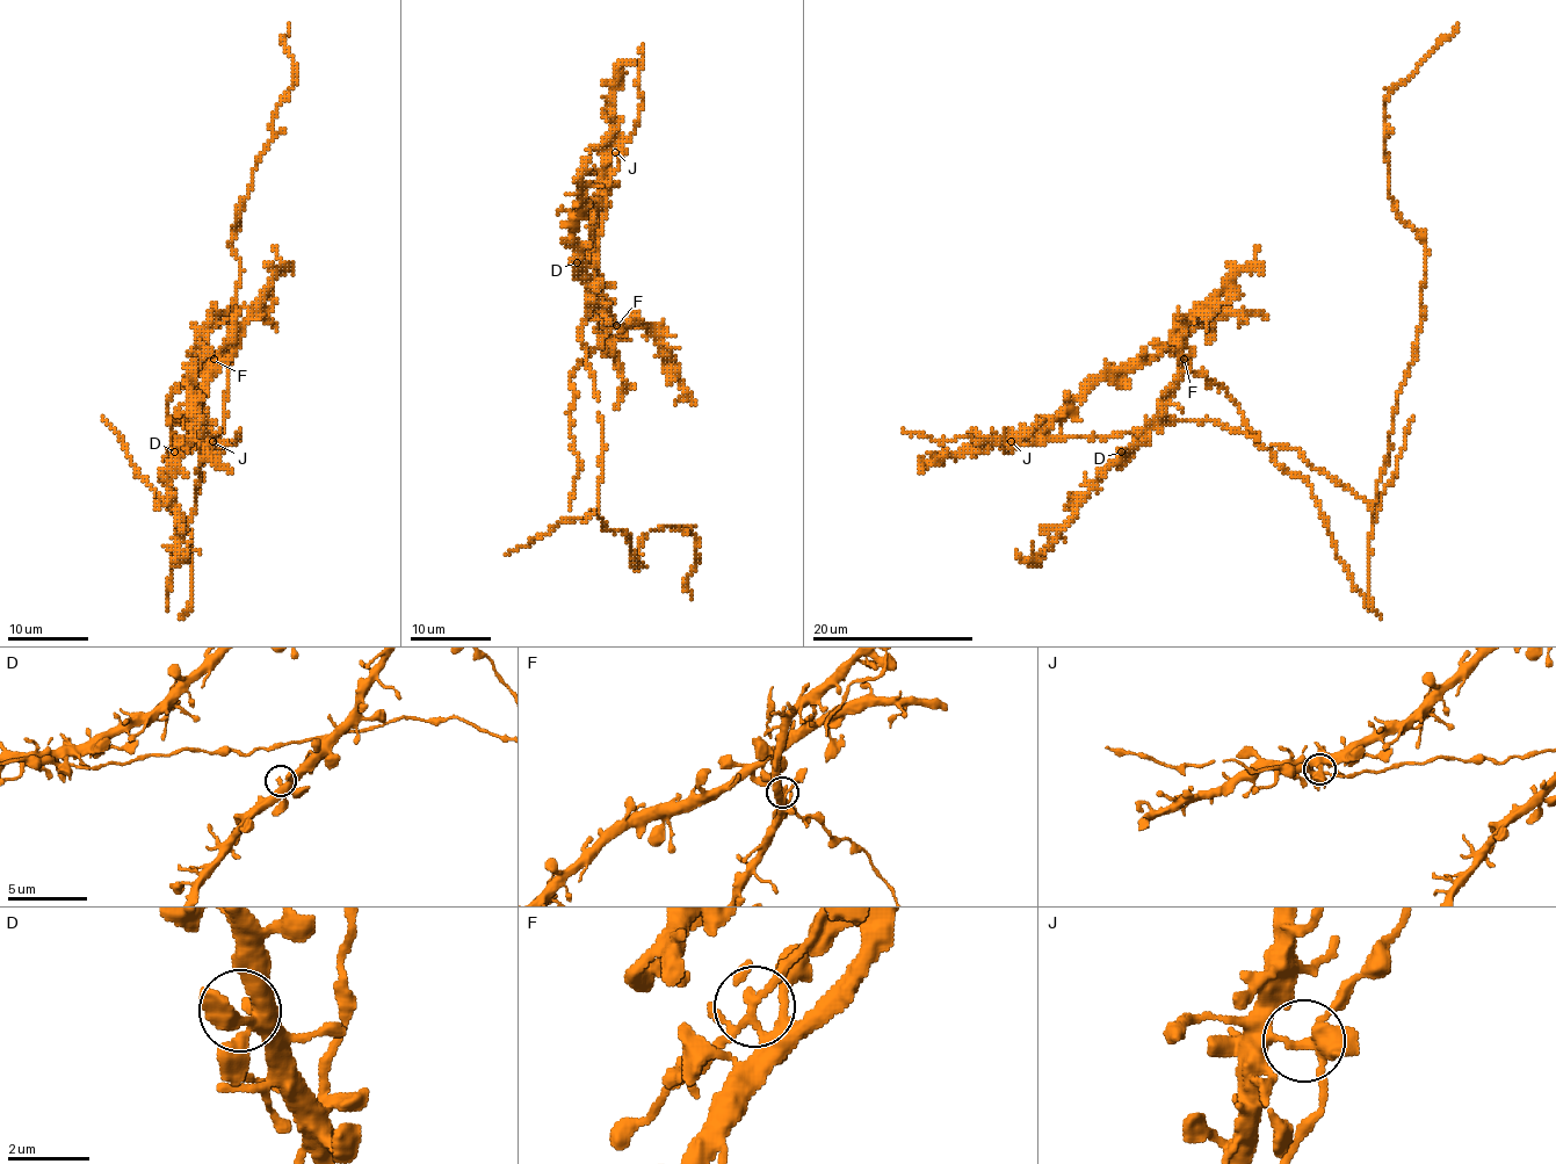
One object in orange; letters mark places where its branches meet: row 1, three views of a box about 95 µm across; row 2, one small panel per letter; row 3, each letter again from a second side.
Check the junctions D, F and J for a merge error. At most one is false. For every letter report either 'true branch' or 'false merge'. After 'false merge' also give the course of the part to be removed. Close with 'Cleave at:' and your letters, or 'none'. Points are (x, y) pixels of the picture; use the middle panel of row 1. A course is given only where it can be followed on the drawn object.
D: true branch
F: true branch
J: true branch
Cleave at: none

